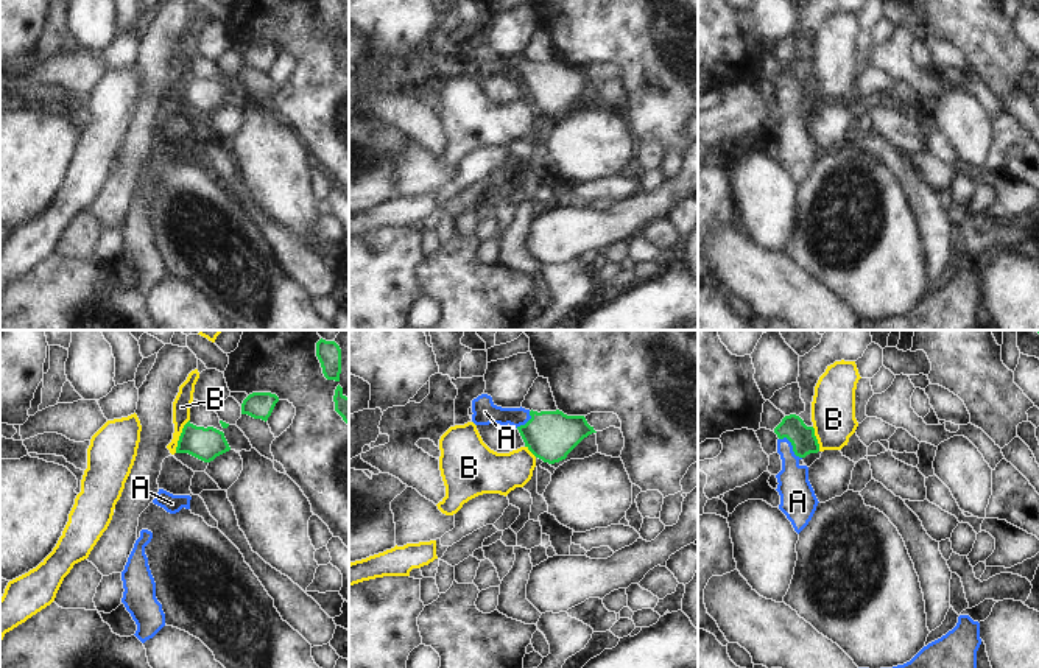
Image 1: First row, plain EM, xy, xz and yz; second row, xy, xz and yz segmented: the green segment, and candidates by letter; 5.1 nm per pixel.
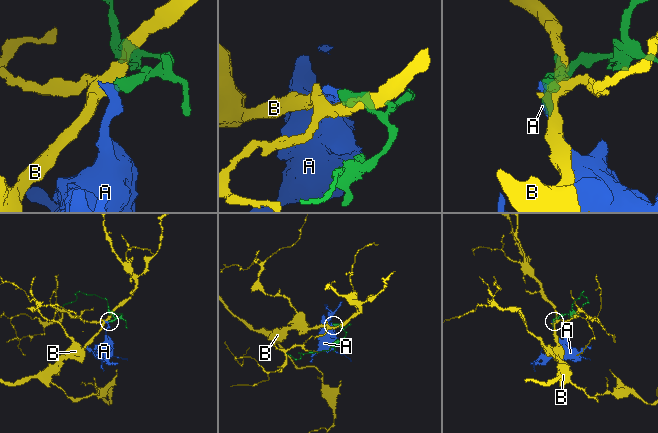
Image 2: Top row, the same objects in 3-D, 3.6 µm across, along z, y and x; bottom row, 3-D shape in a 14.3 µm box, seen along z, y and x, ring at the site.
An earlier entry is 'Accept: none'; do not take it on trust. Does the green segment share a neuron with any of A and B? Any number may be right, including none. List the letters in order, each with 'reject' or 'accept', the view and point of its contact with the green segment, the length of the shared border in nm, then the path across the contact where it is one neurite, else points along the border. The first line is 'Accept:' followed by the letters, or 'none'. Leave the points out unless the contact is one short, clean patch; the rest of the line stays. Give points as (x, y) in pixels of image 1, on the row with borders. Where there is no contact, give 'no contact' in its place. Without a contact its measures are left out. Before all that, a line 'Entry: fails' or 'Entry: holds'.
Entry: fails
Accept: A
A: accept; meets green in yz at (792, 444); contact 160 nm long; runs through yz (803, 438), (792, 444), (795, 489)
B: reject; meets green in xy at (179, 436); contact 190 nm long; border along xy (189, 419), (175, 452)

